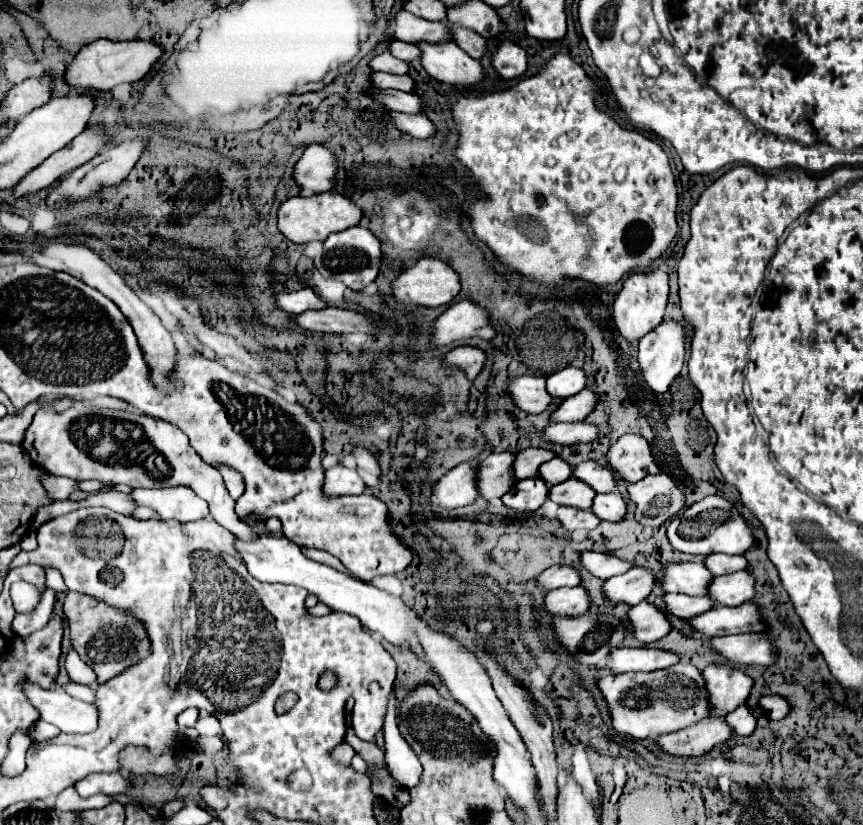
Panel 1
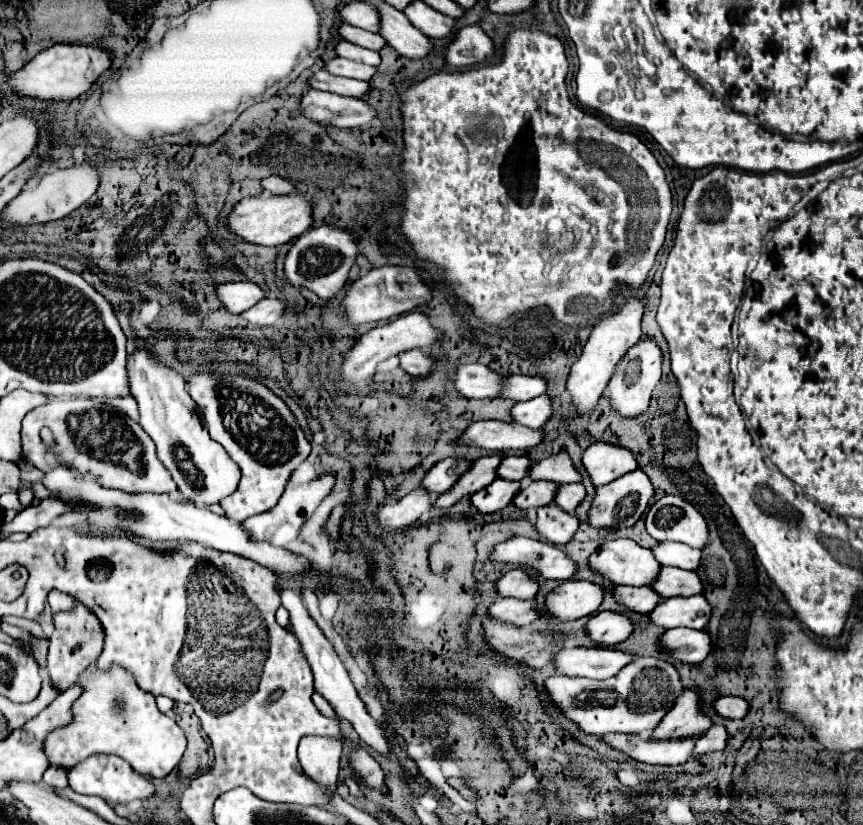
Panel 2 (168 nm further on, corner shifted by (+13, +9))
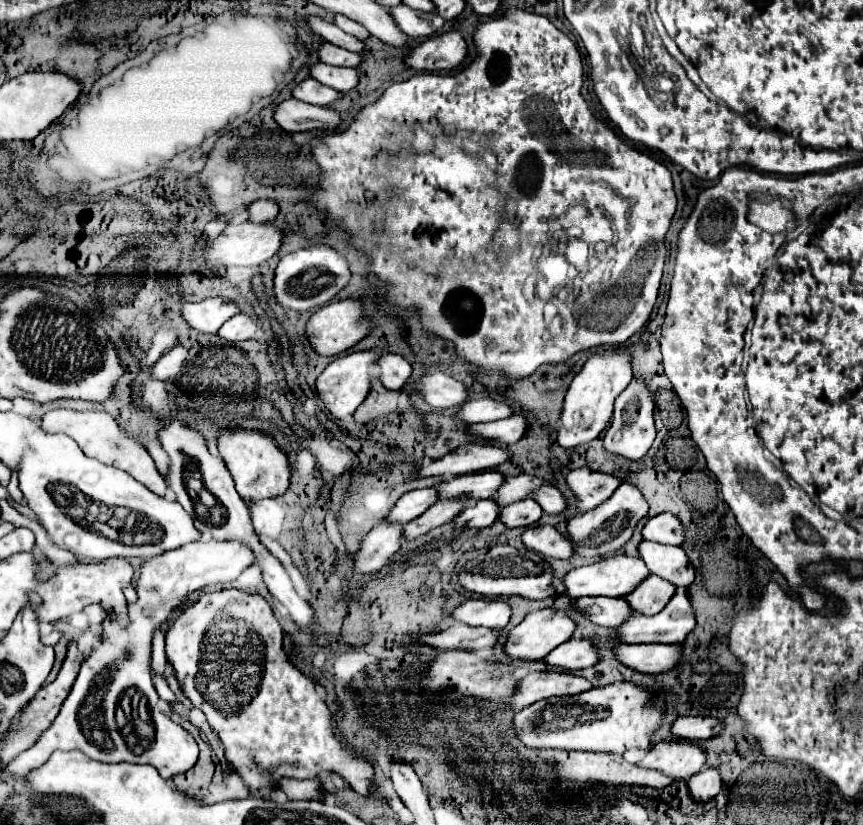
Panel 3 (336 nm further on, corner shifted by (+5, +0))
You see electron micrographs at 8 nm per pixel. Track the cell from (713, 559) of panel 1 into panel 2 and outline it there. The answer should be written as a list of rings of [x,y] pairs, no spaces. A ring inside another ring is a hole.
[[[659,543],[657,547],[651,549],[655,553],[655,559],[661,565],[671,565],[671,567],[679,567],[679,569],[687,569],[687,571],[695,571],[699,567],[701,561],[701,549],[693,549],[685,543]]]

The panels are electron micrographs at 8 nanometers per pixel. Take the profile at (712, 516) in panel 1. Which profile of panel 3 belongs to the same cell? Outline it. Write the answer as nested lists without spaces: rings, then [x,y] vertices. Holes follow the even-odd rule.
[[[669,512],[649,518],[641,534],[643,534],[643,540],[653,540],[659,544],[673,544],[673,546],[681,546],[685,540],[685,532],[679,518]]]

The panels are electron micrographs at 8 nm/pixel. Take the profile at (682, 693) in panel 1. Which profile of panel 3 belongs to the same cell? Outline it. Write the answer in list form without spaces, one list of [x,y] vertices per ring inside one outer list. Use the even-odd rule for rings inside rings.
[[[617,682],[575,696],[539,700],[513,716],[513,732],[527,748],[623,754],[631,748],[649,746],[653,732],[661,724],[663,710],[663,694],[651,694],[631,682]]]

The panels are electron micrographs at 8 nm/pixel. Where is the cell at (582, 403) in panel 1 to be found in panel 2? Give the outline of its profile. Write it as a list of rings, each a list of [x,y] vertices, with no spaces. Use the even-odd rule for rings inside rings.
[[[545,393],[545,395],[539,395],[539,397],[531,399],[531,401],[517,403],[511,409],[511,415],[521,425],[527,425],[531,429],[541,429],[553,417],[551,397]]]

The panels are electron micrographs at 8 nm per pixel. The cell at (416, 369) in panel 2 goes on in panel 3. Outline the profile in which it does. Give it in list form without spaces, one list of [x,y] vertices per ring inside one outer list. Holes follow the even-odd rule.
[[[383,354],[377,358],[379,380],[387,390],[399,390],[411,378],[409,362],[399,354]]]

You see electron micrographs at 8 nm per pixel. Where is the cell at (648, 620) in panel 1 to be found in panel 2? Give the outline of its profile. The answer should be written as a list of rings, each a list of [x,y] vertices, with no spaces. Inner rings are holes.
[[[599,611],[587,623],[587,631],[593,641],[603,645],[617,645],[631,635],[633,623],[625,613],[619,611]]]

